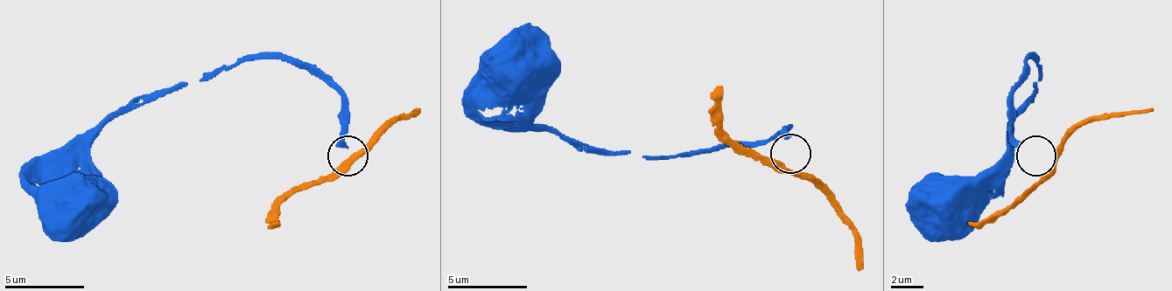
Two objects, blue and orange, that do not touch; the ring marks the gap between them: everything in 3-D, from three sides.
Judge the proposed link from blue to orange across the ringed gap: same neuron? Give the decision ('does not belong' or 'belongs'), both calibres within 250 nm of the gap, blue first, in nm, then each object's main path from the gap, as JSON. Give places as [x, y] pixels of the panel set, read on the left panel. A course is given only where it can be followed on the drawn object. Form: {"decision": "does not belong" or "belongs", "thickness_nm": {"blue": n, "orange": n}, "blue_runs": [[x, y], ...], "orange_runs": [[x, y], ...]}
{"decision": "does not belong", "thickness_nm": {"blue": 380, "orange": 320}, "blue_runs": [[348, 148], [340, 95], [308, 67], [216, 67], [136, 95], [96, 139], [92, 176], [72, 204]], "orange_runs": [[348, 163], [389, 123], [421, 107]]}

